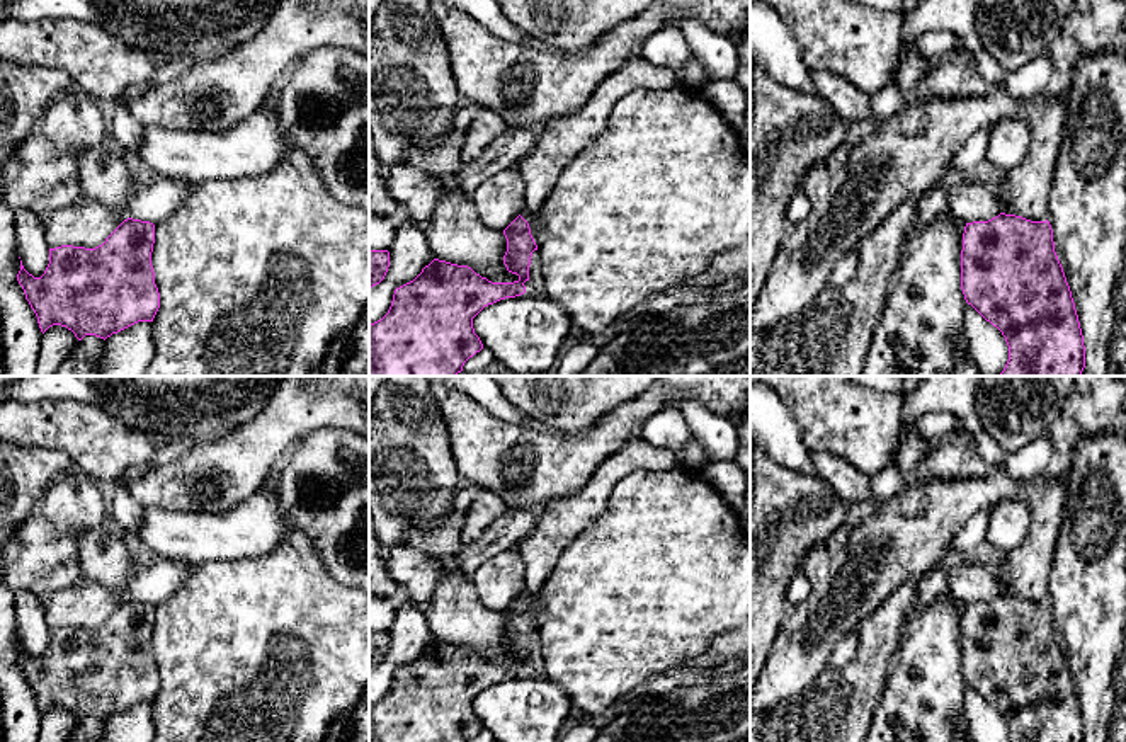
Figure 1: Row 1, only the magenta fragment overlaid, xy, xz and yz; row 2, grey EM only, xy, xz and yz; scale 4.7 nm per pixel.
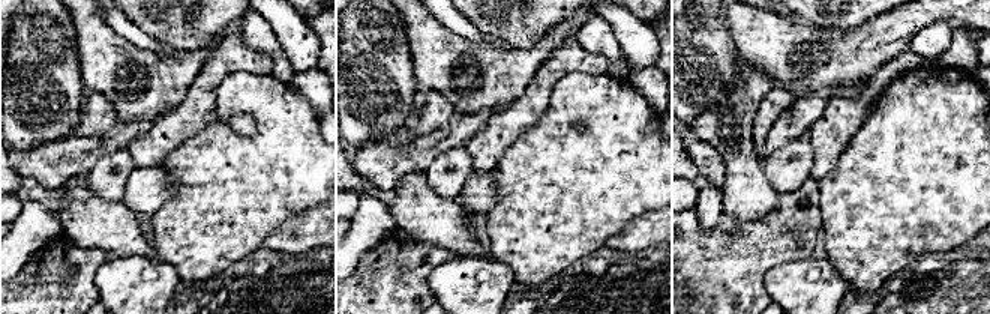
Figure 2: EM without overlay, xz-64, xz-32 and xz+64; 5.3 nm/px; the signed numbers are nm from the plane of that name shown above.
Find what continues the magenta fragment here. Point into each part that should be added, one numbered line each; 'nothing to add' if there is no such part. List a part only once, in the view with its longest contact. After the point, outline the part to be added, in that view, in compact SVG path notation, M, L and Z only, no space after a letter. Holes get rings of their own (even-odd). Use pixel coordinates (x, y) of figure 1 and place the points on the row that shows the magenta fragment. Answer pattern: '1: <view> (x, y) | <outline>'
nothing to add

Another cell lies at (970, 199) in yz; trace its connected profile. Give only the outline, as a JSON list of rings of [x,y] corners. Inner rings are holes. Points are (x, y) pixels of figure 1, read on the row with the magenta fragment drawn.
[[[949,175],[942,186],[953,214],[964,223],[988,221],[1002,213],[1000,197],[993,184]]]

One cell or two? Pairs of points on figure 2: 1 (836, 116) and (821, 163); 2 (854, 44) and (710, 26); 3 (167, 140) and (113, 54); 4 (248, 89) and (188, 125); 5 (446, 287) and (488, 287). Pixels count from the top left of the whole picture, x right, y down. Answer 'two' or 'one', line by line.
1: one
2: one
3: two
4: two
5: one

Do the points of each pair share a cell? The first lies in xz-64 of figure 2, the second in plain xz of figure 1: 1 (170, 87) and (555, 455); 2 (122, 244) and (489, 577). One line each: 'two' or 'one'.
1: one
2: two

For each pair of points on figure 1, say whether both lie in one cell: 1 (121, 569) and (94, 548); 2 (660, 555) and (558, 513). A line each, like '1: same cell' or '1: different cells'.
1: same cell
2: different cells

